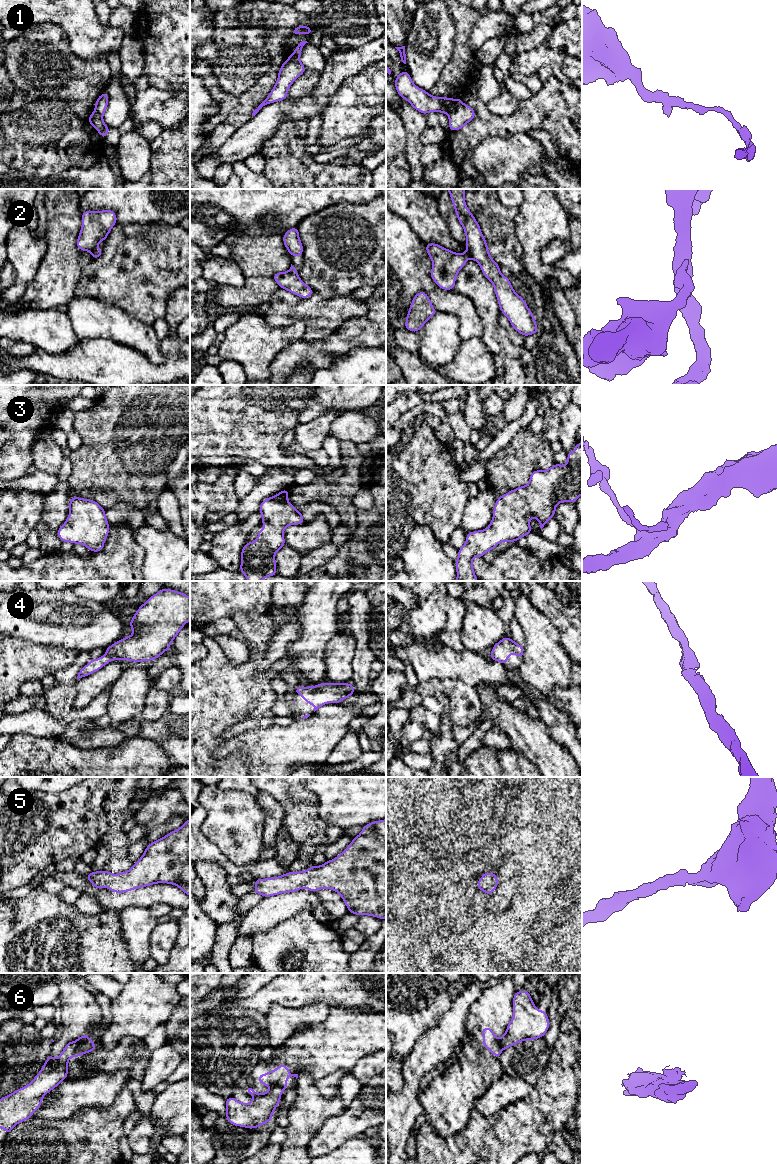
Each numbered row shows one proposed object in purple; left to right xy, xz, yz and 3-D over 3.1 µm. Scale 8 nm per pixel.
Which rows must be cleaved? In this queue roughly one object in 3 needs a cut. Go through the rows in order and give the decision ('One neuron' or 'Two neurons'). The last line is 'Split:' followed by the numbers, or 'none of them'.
1: Two neurons
2: Two neurons
3: One neuron
4: One neuron
5: One neuron
6: Two neurons
Split: 1, 2, 6

